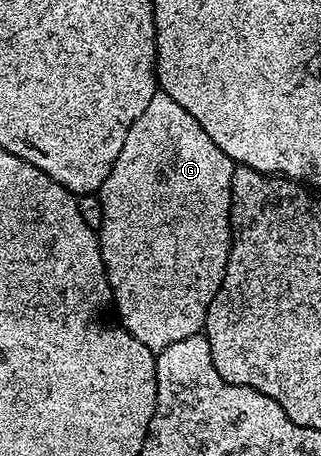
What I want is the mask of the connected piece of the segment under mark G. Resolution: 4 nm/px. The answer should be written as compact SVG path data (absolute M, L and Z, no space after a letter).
M157 92L153 100L149 100L149 108L145 108L145 112L141 112L141 116L133 120L129 136L125 136L125 144L121 144L121 156L117 156L105 184L97 191L103 213L97 233L111 289L114 313L119 325L133 336L137 336L137 340L141 340L141 344L145 344L151 350L158 352L169 348L169 344L177 344L177 340L185 340L185 336L200 333L207 325L209 304L213 304L213 296L217 296L221 288L227 257L231 251L231 185L235 168L236 163L232 162L229 156L225 156L225 152L221 152L221 148L213 144L213 140L209 140L205 128L201 128L201 124L197 124L197 120L193 120L193 116L189 116L189 112L185 112L185 108L181 108L181 104L173 100L173 96Z

